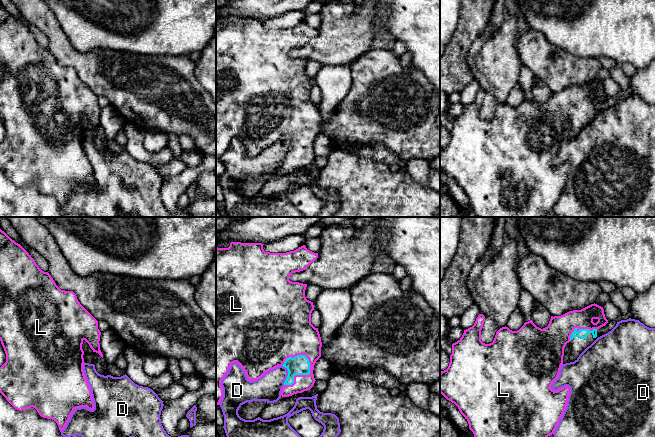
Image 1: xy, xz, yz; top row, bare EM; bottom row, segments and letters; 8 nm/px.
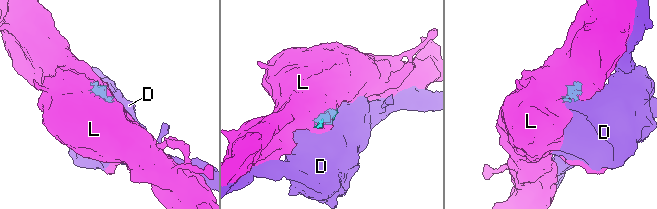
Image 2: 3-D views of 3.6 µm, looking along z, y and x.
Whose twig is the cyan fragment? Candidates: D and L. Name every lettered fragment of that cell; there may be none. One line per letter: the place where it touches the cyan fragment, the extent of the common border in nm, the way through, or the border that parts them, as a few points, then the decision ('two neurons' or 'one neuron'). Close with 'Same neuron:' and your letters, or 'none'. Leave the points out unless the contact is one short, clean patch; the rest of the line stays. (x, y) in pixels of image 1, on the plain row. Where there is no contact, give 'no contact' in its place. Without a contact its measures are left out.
D: xz (288, 151) | 160 nm | along xz (282, 141), (287, 146), (287, 153), (283, 160) | two neurons
L: xz (303, 150) | 300 nm | one neuron
Same neuron: L

